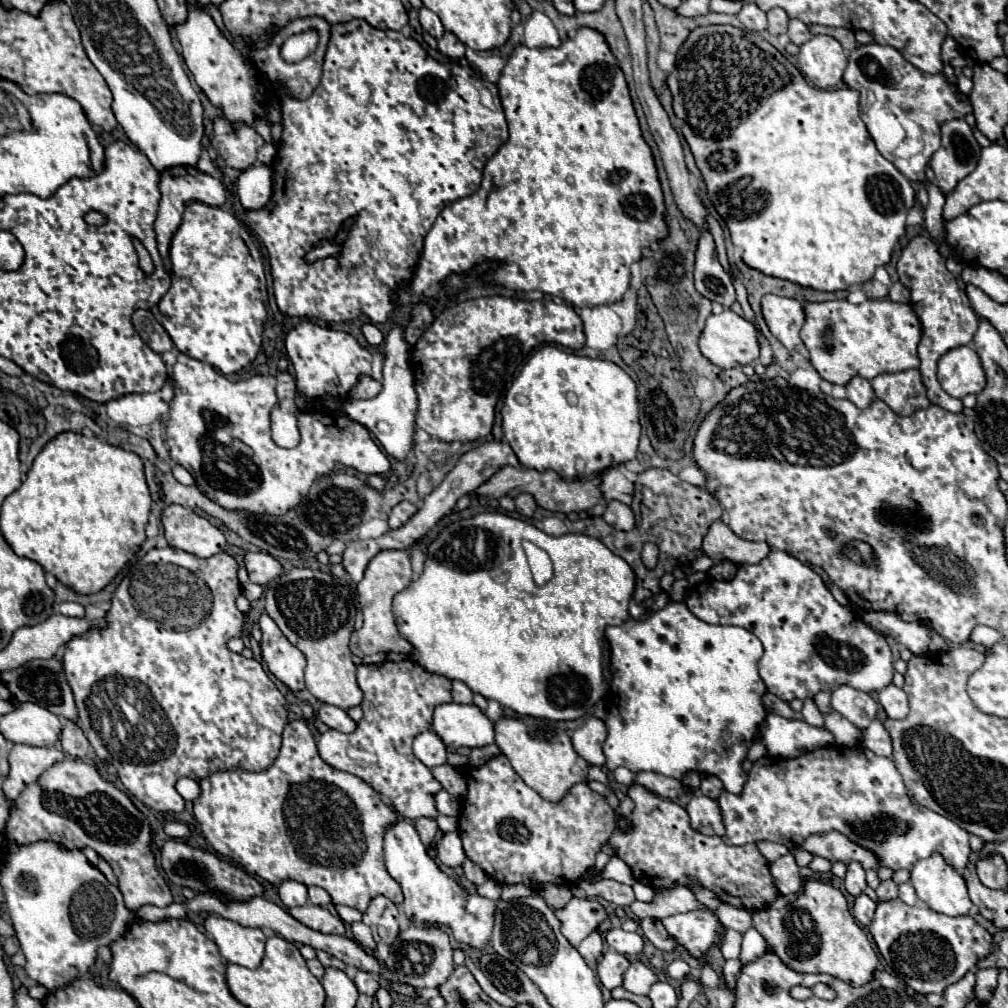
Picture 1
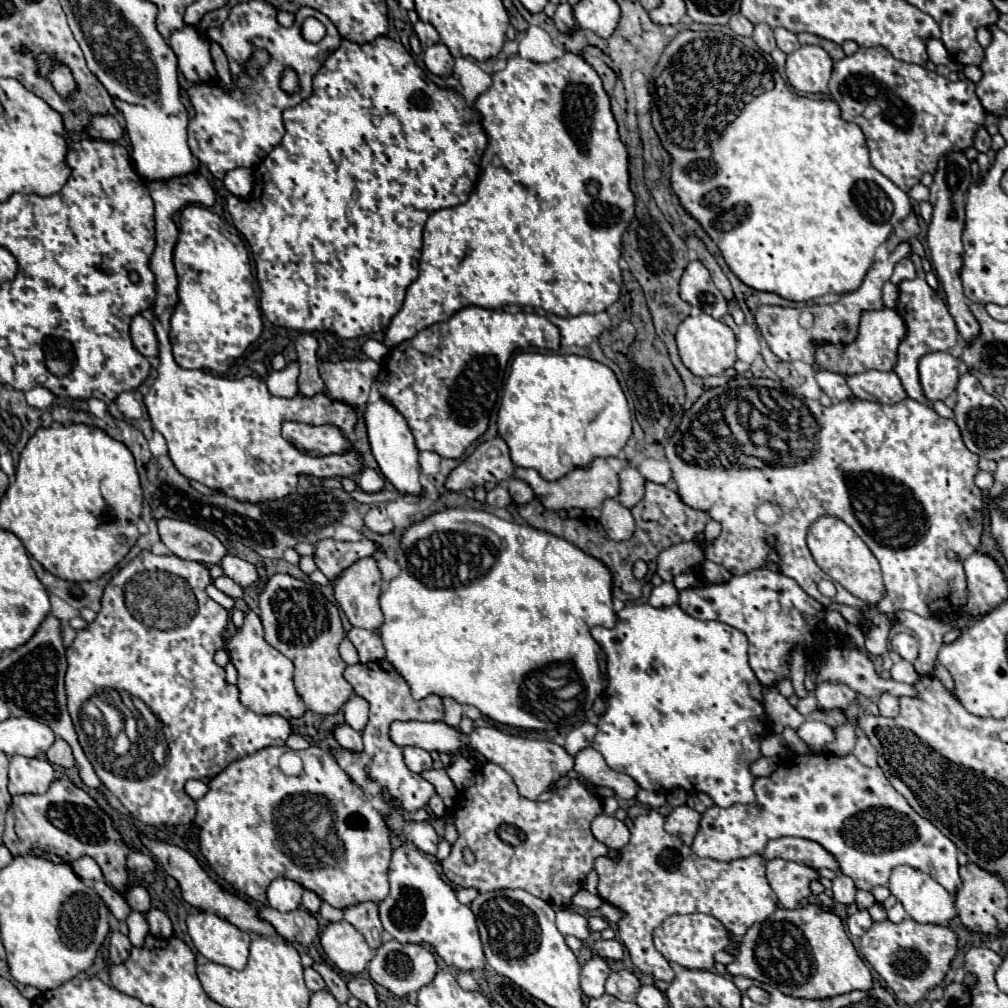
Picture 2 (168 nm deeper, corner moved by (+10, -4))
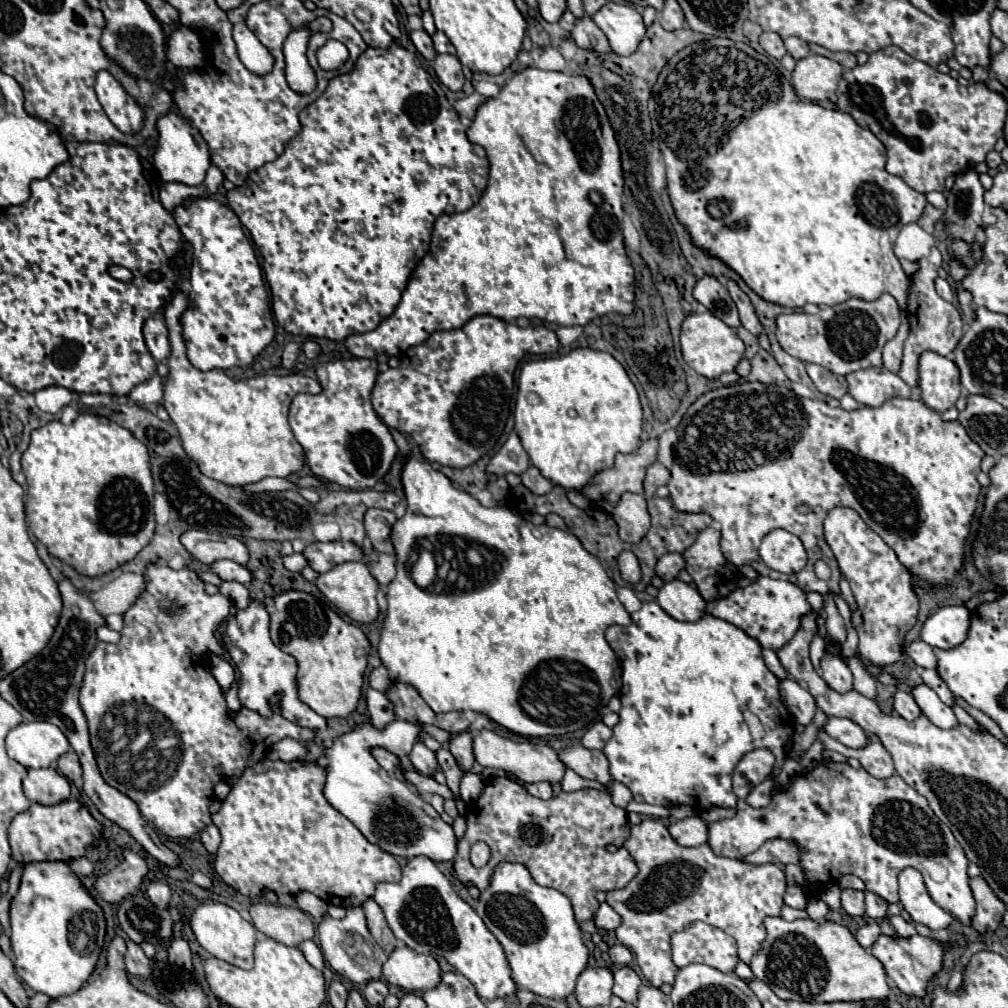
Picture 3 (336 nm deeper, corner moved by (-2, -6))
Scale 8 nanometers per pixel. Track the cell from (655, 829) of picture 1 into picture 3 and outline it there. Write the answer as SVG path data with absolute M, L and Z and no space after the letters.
M654 818L632 826L624 848L634 858L638 874L628 886L608 892L608 904L622 918L616 938L632 950L644 978L652 986L674 984L678 968L670 958L670 936L688 928L694 920L702 920L730 934L738 942L740 960L750 964L766 938L762 920L766 916L778 916L784 906L784 872L776 864L754 866L742 860L720 858L712 854L708 844L698 848L678 846L668 834L668 828Z

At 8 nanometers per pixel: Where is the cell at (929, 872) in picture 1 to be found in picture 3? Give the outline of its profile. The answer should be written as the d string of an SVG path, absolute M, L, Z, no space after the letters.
M904 868L898 876L900 884L900 904L910 914L916 924L924 924L932 930L948 928L952 924L952 916L942 910L928 894L922 874L914 868Z

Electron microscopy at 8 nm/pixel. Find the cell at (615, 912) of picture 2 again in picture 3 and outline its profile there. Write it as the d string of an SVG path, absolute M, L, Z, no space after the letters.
M604 902L594 914L594 924L598 930L616 930L622 924L622 918Z

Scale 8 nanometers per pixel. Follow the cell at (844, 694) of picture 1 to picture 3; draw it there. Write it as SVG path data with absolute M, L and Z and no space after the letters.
M830 646L826 650L826 654L820 660L820 672L822 672L822 678L826 680L826 684L830 688L834 688L836 692L844 694L844 692L852 690L852 672L836 648Z

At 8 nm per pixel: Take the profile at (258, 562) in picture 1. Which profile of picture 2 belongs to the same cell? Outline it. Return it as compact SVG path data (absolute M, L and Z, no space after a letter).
M224 556L222 558L222 570L228 578L232 578L242 588L252 586L258 580L258 570L254 564L238 558L238 556Z

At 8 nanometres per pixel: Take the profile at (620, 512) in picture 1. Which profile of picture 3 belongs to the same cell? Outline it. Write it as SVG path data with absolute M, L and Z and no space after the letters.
M626 492L612 510L612 518L620 528L620 538L624 542L636 544L644 538L650 528L650 514L646 508L646 498L640 494Z

